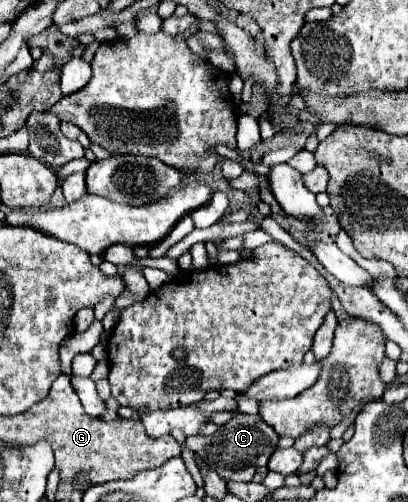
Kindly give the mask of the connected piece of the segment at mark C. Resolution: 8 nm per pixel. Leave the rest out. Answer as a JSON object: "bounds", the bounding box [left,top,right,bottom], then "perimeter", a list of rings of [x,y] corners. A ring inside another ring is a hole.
{"bounds":[185,414,277,482],"perimeter":[[[233,414],[233,418],[219,426],[219,430],[211,436],[189,436],[185,440],[185,448],[199,454],[211,470],[215,470],[225,480],[243,480],[249,482],[259,466],[265,466],[269,456],[275,452],[277,446],[277,432],[265,424],[259,416],[247,414]]]}

